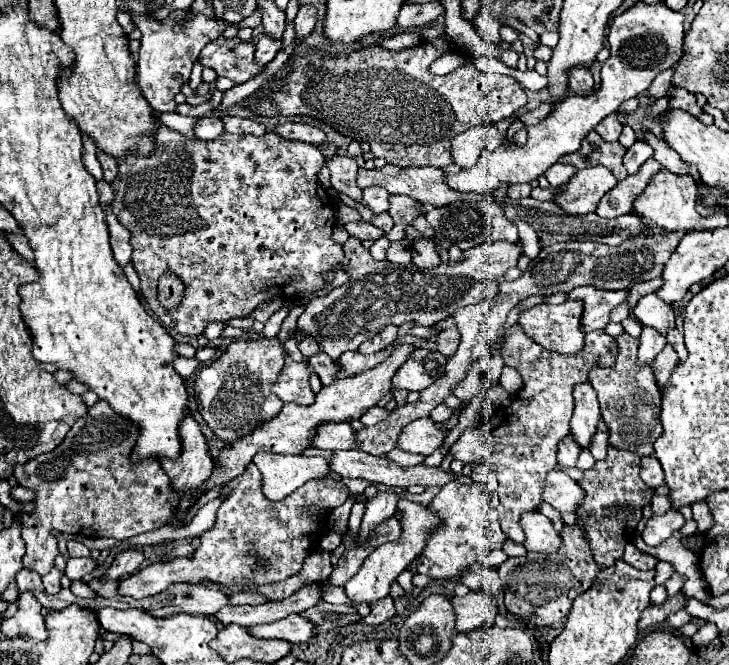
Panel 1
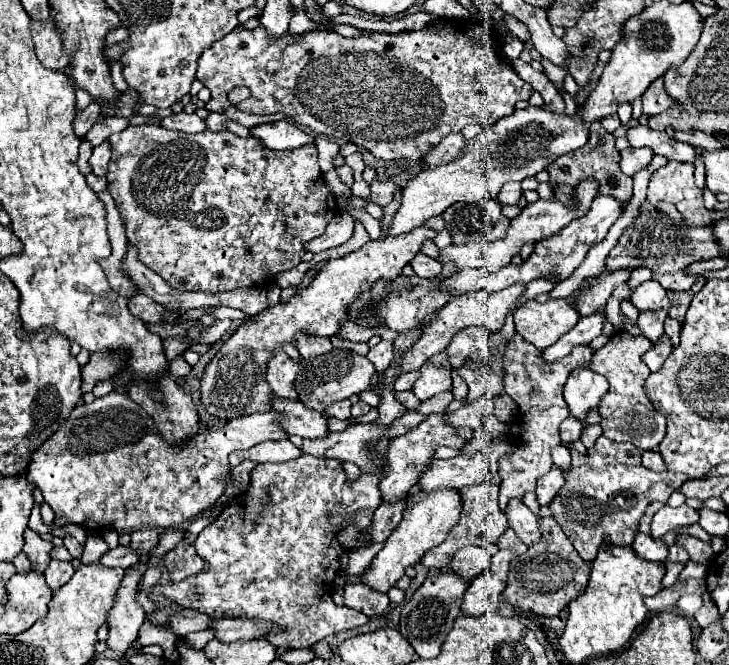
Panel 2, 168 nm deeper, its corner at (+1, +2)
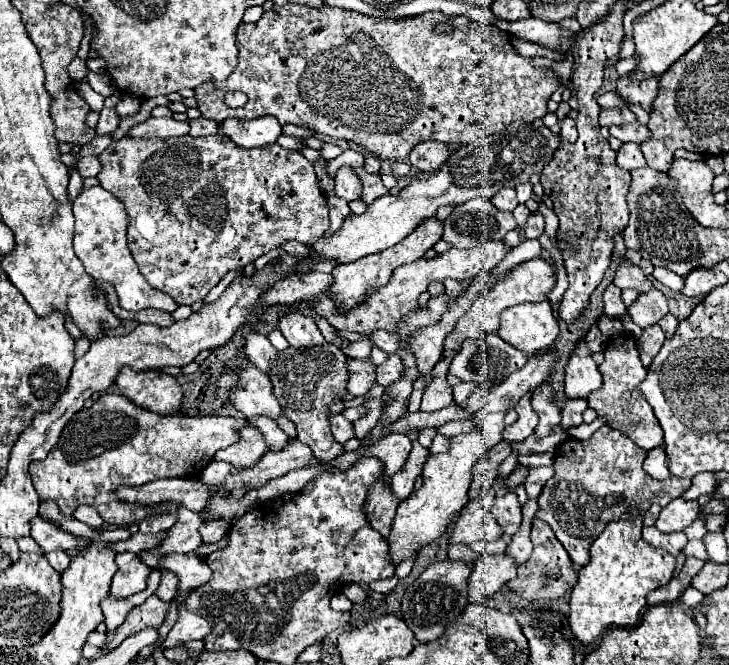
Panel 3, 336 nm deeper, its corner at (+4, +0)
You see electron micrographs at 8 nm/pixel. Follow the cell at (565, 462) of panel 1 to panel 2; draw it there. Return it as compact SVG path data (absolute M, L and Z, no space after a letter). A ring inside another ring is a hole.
M569 416L569 418L563 422L563 426L561 426L561 440L567 442L567 444L571 444L571 442L579 440L581 430L583 430L583 422L579 422L577 418L571 418L571 416Z

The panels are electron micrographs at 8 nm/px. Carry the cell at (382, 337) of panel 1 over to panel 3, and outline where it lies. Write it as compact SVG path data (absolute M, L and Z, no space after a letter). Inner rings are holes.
M388 354L386 362L376 366L376 380L382 384L382 386L388 386L392 380L400 378L400 358L396 354Z

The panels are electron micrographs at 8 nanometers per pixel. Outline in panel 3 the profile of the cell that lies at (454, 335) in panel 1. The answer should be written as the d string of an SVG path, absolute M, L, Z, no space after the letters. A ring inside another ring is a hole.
M492 334L492 336L484 338L484 344L478 342L478 340L474 340L474 338L464 340L462 348L452 358L450 374L458 376L464 382L476 382L476 384L488 382L488 384L496 386L496 384L504 382L512 372L520 370L524 364L526 364L526 354L524 352L520 352L514 346L510 346L508 342L504 342L498 334Z

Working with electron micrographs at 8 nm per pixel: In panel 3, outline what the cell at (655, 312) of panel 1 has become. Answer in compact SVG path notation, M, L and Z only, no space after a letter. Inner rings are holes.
M622 262L620 266L618 266L618 270L616 270L616 276L614 276L614 284L618 286L618 288L634 288L634 290L638 290L640 294L644 294L644 292L650 292L654 286L652 286L652 282L644 276L644 272L638 268L638 266L634 266L634 264L626 264L626 262Z

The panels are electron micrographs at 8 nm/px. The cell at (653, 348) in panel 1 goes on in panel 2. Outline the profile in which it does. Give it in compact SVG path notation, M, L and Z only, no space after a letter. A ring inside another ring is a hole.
M655 310L647 314L639 314L637 326L643 330L643 334L651 340L657 342L663 336L663 320L667 316L667 310Z

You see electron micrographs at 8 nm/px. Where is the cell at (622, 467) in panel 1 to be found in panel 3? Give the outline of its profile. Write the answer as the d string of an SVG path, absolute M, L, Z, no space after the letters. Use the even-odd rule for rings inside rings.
M602 426L600 430L596 430L590 440L566 438L566 442L562 446L558 446L558 450L554 454L556 474L552 476L552 480L548 480L548 484L544 486L544 492L538 498L540 508L536 512L536 518L550 524L550 528L554 530L554 534L562 542L562 546L568 550L574 564L578 564L578 566L588 564L590 544L600 536L602 528L610 520L620 520L622 514L626 514L626 512L640 516L652 504L666 506L674 498L680 498L682 492L690 486L690 478L670 476L668 480L654 480L650 474L644 472L642 462L644 462L644 450L638 448L632 440L628 440L622 432L616 432L608 426Z

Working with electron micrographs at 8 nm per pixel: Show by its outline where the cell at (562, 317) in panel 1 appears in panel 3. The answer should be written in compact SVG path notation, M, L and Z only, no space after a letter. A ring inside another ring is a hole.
M548 300L536 304L518 304L500 316L498 336L524 354L536 354L550 348L558 334L560 326Z

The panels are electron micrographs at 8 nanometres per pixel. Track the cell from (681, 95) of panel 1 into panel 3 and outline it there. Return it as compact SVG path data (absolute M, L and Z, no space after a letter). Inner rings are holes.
M624 74L620 80L618 80L618 92L620 96L624 96L628 102L632 104L638 104L640 108L644 108L646 112L652 112L652 102L654 98L658 96L658 78L652 78L652 80L646 80L644 84L628 84L628 76Z

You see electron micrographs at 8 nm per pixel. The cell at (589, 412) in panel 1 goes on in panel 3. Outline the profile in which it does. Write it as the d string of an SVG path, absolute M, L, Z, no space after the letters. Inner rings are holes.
M580 340L570 354L566 364L566 398L582 398L586 400L592 390L602 386L602 374L598 372L596 362L592 360L592 352L586 348L584 340Z

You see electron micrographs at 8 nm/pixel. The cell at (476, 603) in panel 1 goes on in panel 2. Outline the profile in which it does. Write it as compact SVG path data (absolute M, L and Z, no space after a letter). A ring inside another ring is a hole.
M489 570L481 572L475 580L471 580L465 596L463 596L463 604L461 604L461 612L465 616L481 616L487 612L495 612L499 608L499 596L505 590L505 582L491 574Z

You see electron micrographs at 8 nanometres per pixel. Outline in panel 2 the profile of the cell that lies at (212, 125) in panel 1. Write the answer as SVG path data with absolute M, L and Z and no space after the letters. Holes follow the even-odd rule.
M171 114L165 120L161 120L161 126L167 130L177 130L177 132L203 132L205 130L205 122L197 116L197 114Z

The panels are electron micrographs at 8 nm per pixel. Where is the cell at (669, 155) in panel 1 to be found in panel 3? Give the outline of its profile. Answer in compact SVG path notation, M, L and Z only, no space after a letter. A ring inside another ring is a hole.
M638 122L634 124L626 124L626 126L612 126L610 128L610 136L622 140L622 142L636 142L636 144L642 144L646 140L652 138L650 130Z

